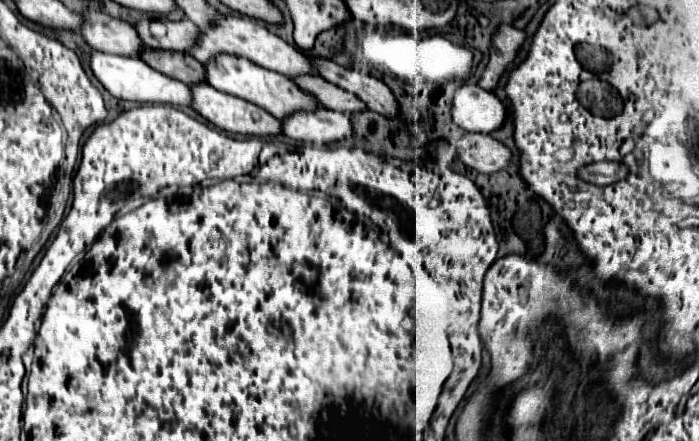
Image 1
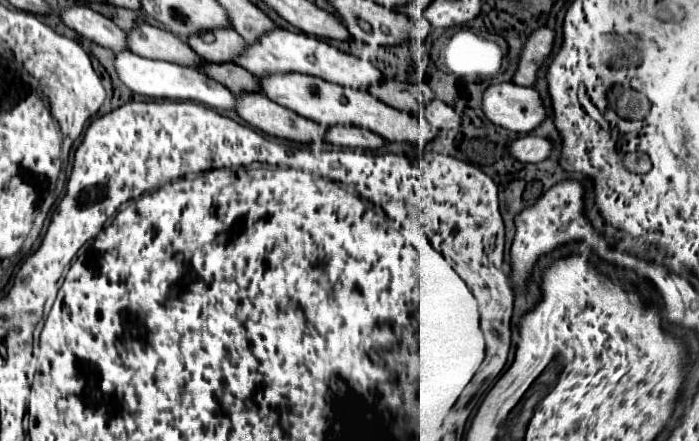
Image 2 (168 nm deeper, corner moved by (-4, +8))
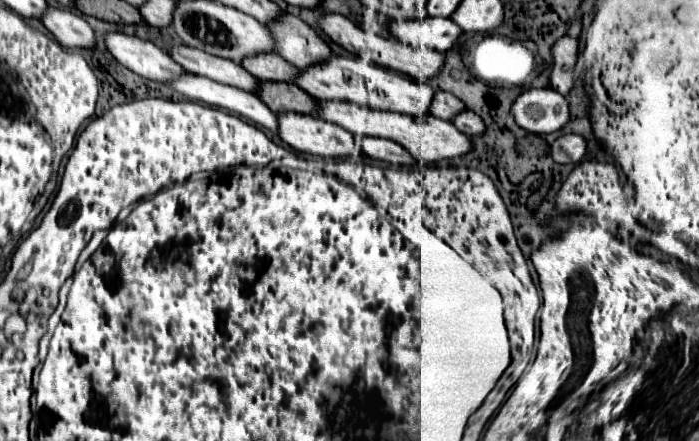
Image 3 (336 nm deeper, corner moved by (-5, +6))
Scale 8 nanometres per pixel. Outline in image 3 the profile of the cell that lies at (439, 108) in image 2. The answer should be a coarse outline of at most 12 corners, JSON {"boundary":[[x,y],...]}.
{"boundary":[[461,111],[451,123],[465,135],[485,131],[479,115]]}

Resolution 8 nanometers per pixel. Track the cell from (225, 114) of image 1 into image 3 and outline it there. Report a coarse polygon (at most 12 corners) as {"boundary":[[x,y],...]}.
{"boundary":[[277,115],[277,135],[295,151],[355,155],[355,137],[313,115]]}

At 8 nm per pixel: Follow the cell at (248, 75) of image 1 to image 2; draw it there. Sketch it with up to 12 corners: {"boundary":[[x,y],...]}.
{"boundary":[[302,73],[262,93],[322,125],[354,125],[426,147],[434,129],[368,91]]}

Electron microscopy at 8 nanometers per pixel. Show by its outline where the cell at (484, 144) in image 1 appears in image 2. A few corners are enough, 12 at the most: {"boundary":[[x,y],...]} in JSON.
{"boundary":[[524,135],[506,149],[522,163],[550,157],[554,143]]}

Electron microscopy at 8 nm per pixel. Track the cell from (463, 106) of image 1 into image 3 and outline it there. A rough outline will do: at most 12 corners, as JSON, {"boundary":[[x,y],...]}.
{"boundary":[[525,89],[511,115],[529,133],[555,133],[569,121],[565,97]]}

